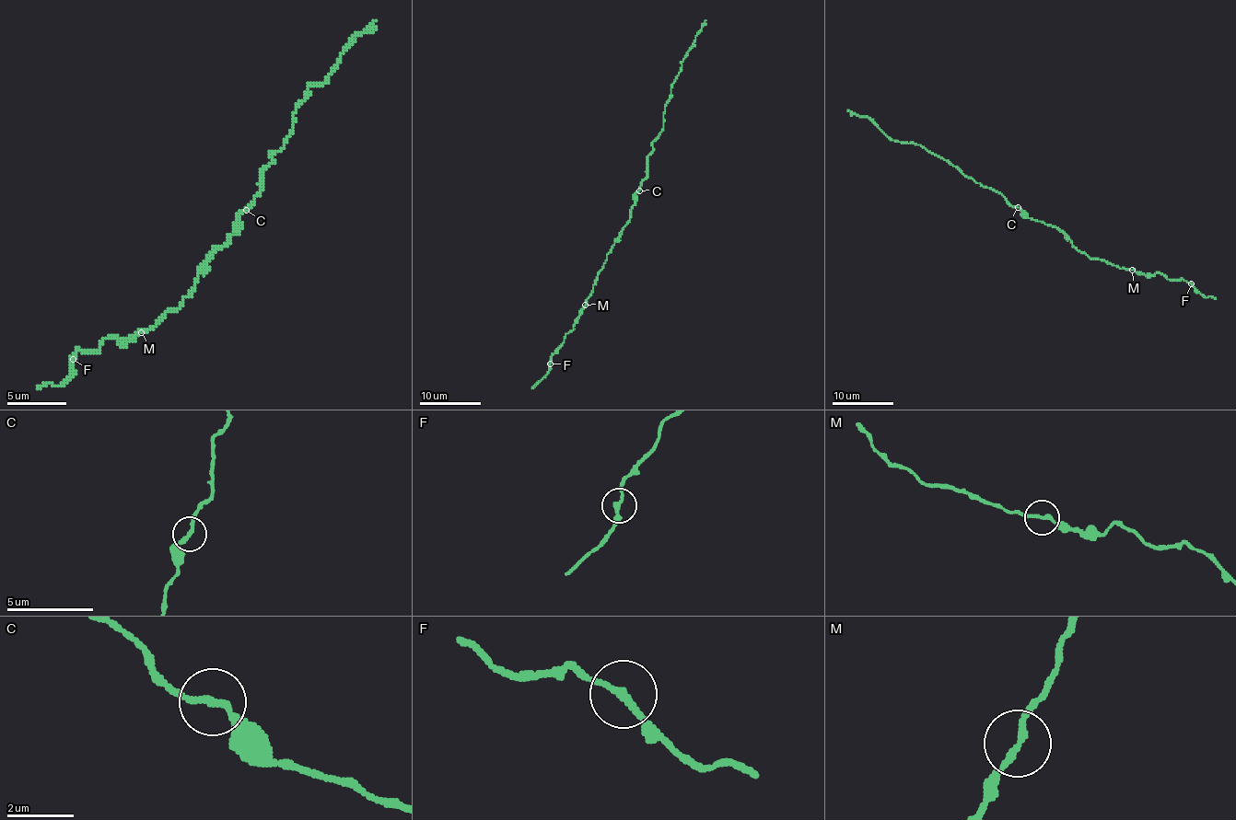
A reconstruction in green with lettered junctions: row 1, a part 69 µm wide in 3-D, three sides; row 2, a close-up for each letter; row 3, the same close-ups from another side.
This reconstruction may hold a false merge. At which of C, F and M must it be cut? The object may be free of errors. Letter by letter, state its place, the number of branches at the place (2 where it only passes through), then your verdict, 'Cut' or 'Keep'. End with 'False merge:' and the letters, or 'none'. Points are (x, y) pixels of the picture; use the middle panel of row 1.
C: Place: (639, 190). Branches: 2. Cut
F: Place: (550, 363). Branches: 2. Keep
M: Place: (585, 305). Branches: 2. Keep
False merge: C

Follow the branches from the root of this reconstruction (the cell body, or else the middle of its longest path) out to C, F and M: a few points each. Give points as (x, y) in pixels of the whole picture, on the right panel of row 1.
C: (1033, 220), (1017, 207)
F: (1033, 220), (1056, 227), (1090, 258), (1191, 283)
M: (1033, 220), (1056, 227), (1078, 250), (1090, 258), (1132, 270)

